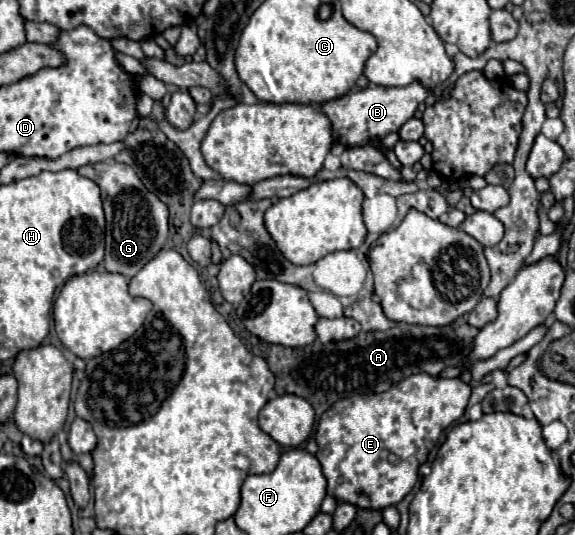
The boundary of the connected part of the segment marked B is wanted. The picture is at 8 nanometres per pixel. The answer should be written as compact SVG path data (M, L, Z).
M414 81L406 87L378 87L370 85L366 89L352 89L348 95L328 101L322 105L322 111L332 121L334 141L342 145L362 145L368 143L372 137L386 137L392 131L398 131L408 119L414 117L420 103L424 103L430 95L430 89L424 87L420 81Z

